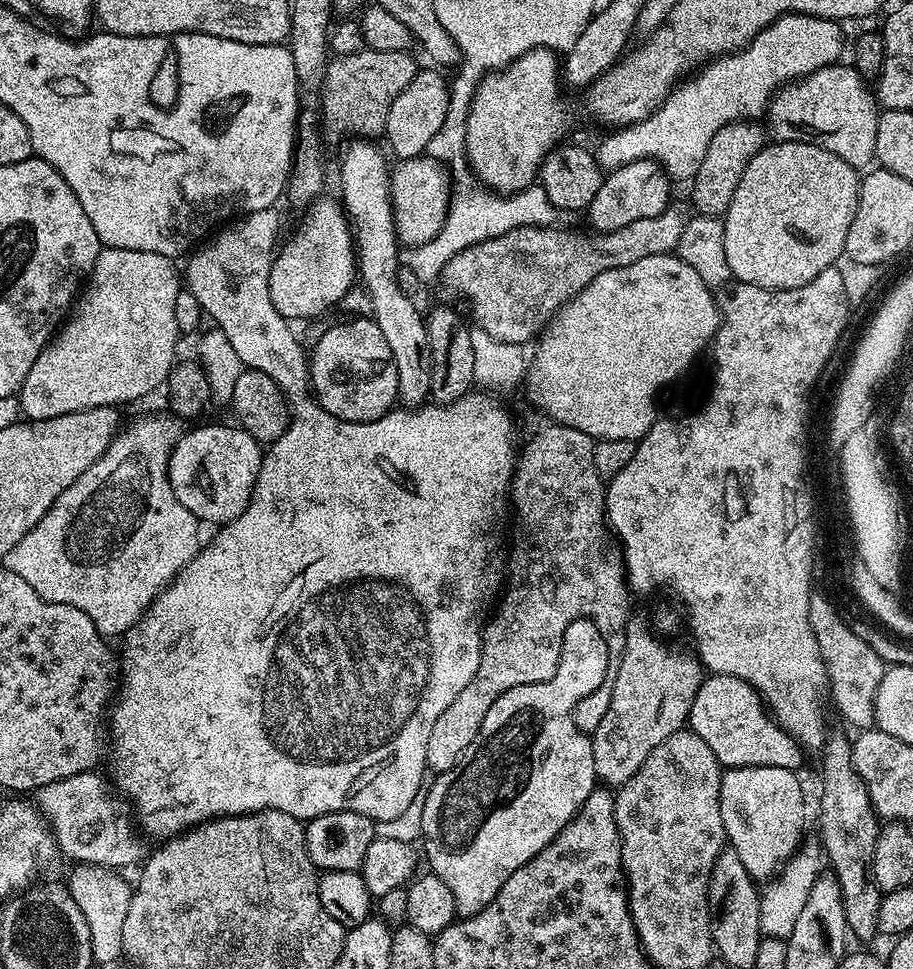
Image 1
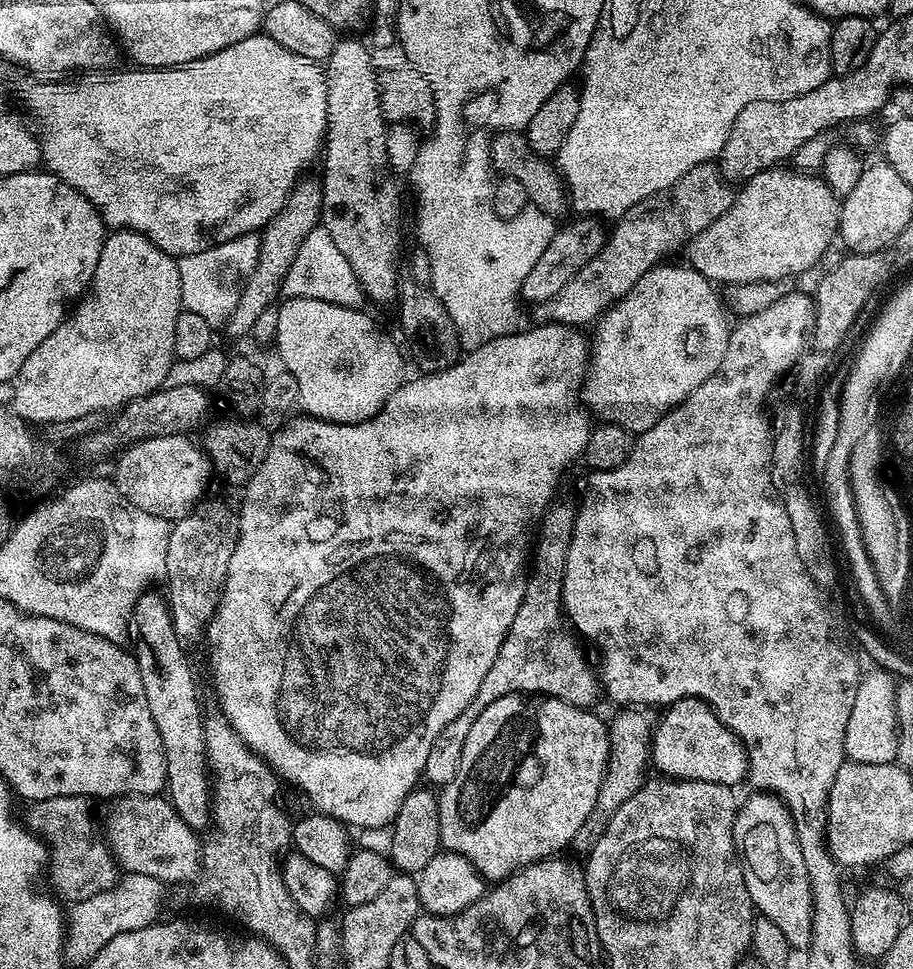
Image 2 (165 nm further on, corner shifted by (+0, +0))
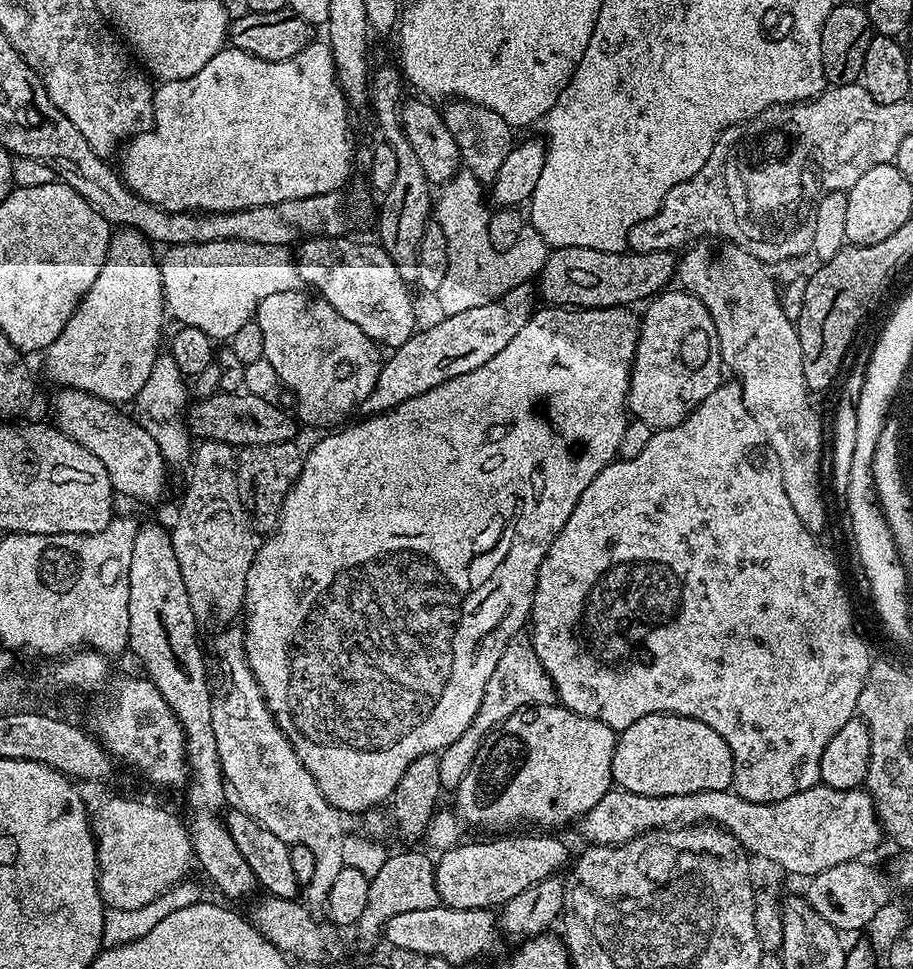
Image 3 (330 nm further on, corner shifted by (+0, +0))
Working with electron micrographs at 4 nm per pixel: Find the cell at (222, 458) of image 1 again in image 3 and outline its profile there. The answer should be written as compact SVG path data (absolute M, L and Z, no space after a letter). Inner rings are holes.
M61 387L53 402L56 411L55 427L71 436L78 446L86 446L110 474L110 482L117 493L132 500L156 500L164 492L168 480L169 465L164 463L158 444L131 415L123 416L117 405L77 388Z

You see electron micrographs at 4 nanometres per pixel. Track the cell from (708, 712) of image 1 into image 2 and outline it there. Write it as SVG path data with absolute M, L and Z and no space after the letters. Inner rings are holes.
M687 696L678 702L667 705L665 714L655 725L652 733L652 754L650 757L657 773L668 778L678 780L701 780L702 782L714 782L736 786L739 780L743 781L748 775L748 750L735 734L718 717L712 705L705 700L699 700L697 696Z

